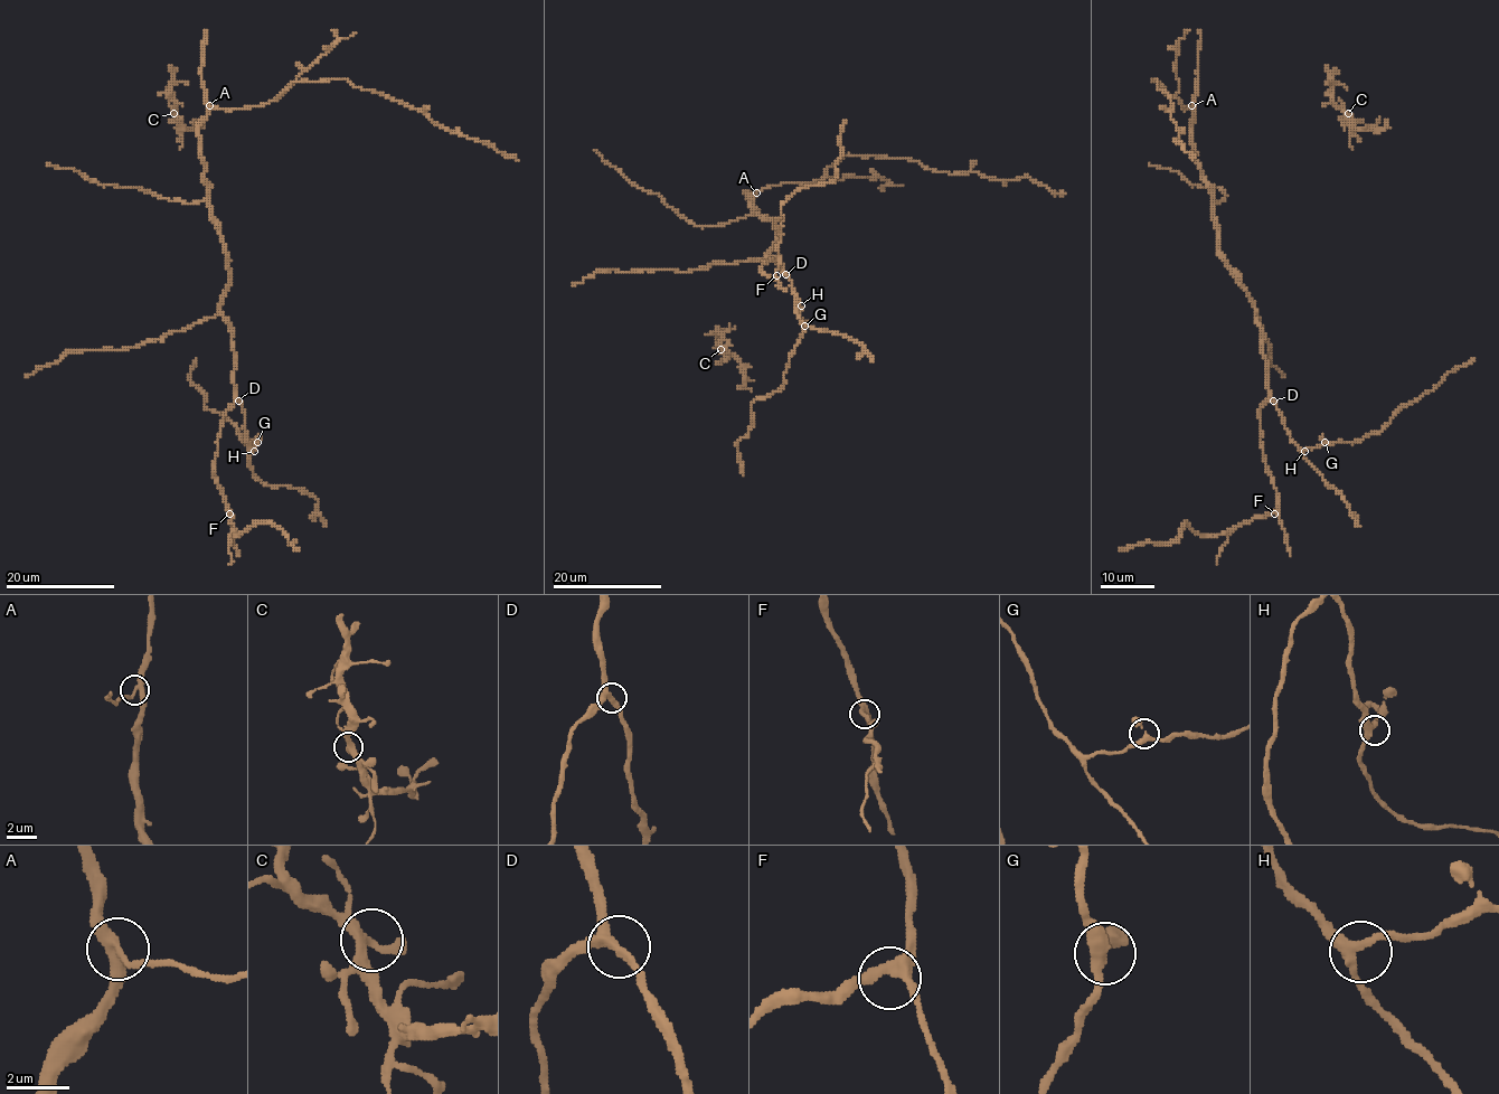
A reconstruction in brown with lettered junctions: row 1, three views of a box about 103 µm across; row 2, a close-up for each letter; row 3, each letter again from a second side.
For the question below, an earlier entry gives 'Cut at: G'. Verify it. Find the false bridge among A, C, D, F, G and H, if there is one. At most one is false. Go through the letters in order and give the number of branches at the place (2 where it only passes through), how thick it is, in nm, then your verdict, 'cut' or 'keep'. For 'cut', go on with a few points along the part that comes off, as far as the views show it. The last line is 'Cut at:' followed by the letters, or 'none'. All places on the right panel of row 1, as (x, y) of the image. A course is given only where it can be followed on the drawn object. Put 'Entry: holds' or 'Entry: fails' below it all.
A: branches 3; calibre 300 nm; keep
C: branches 3; calibre 320 nm; keep
D: branches 3; calibre 300 nm; keep
F: branches 3; calibre 320 nm; keep
G: branches 3; calibre 300 nm; keep
H: branches 3; calibre 300 nm; keep
Cut at: none
Entry: fails

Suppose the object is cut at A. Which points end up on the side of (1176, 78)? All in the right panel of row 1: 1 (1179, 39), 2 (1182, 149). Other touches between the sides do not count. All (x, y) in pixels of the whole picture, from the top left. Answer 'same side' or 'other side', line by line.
1: same side
2: same side

